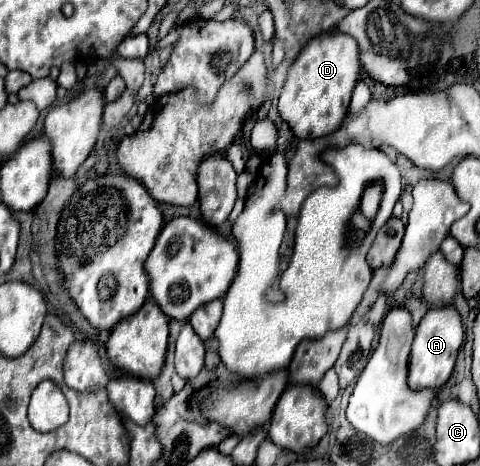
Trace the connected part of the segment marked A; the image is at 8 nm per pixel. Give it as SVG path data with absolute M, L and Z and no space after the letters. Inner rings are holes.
M435 307L427 311L427 315L421 319L413 349L411 349L411 359L409 359L409 387L411 389L439 389L443 387L455 367L457 351L463 343L463 323L461 315L453 307Z

